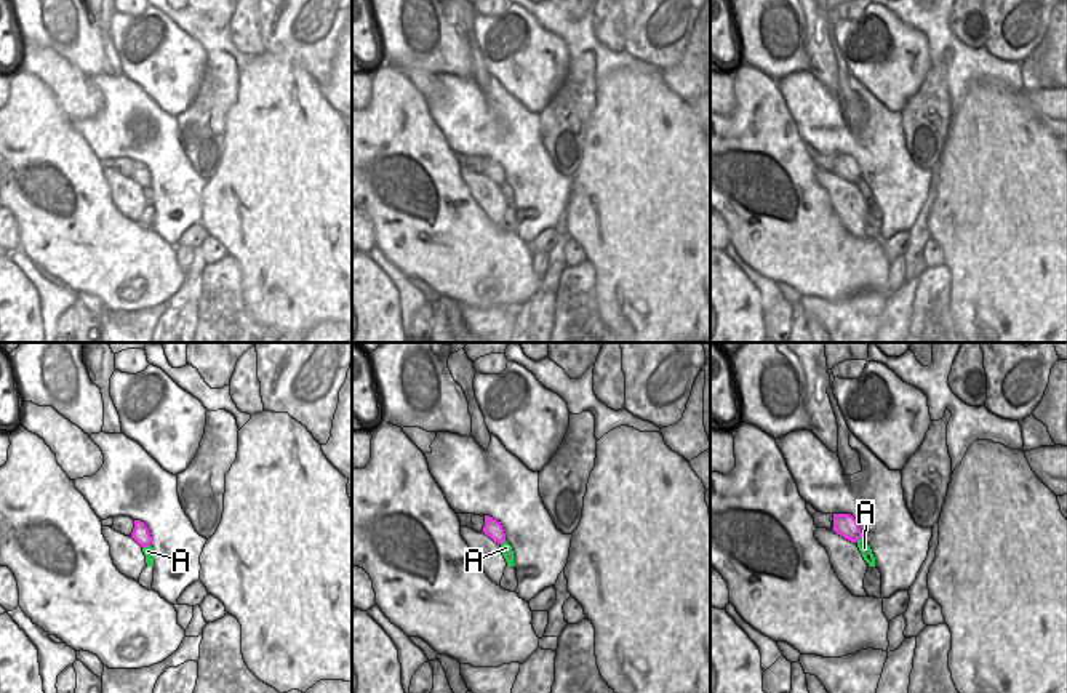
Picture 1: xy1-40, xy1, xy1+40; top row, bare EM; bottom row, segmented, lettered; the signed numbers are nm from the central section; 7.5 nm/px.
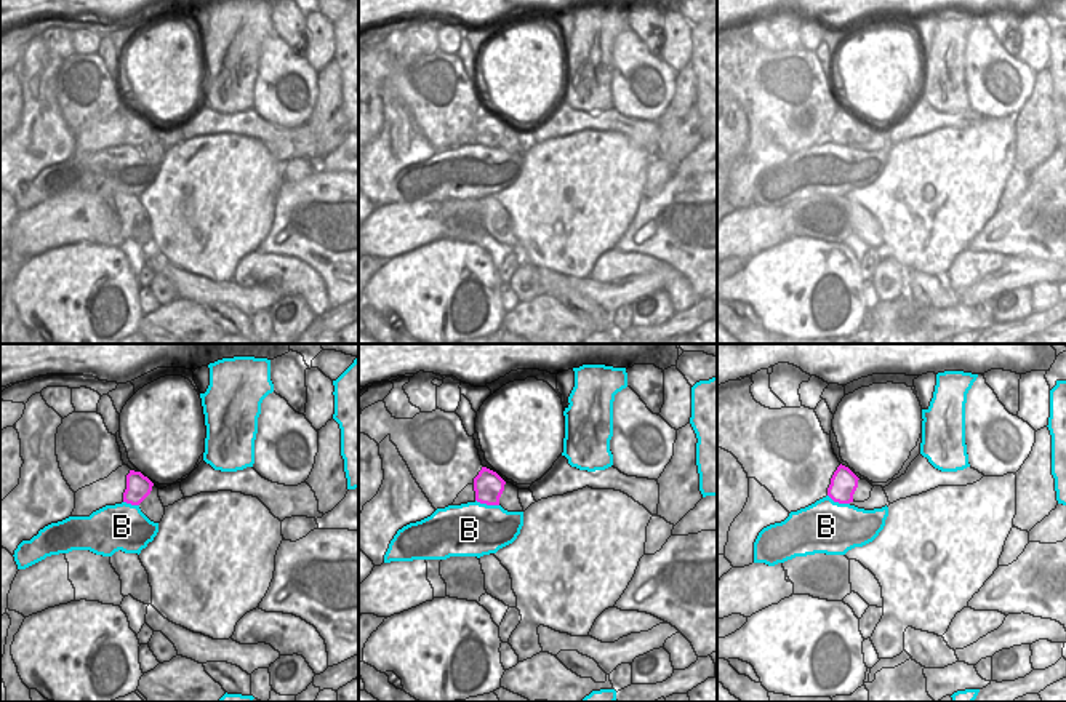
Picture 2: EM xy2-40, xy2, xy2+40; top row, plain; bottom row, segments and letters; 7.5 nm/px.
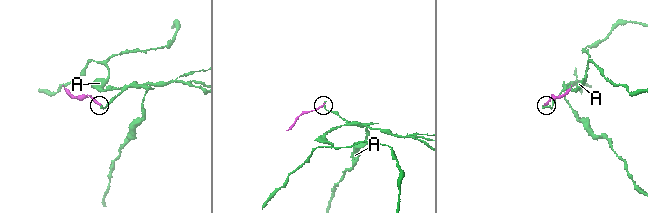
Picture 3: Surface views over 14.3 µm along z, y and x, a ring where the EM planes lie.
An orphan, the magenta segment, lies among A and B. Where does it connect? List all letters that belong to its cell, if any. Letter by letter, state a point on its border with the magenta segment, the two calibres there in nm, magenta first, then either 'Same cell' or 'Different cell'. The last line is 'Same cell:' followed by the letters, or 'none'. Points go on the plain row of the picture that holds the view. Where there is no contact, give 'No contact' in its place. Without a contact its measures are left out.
A: Touches magenta at xy1-40 (146, 188). Thickness 130 nm (magenta) against 80 nm. Different cell
B: Touches magenta at xy2 (487, 146). Thickness 220 nm (magenta) against 400 nm. Different cell
Same cell: none

